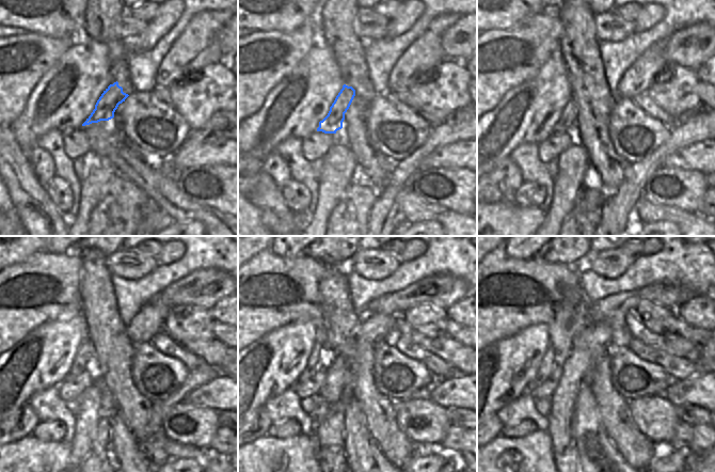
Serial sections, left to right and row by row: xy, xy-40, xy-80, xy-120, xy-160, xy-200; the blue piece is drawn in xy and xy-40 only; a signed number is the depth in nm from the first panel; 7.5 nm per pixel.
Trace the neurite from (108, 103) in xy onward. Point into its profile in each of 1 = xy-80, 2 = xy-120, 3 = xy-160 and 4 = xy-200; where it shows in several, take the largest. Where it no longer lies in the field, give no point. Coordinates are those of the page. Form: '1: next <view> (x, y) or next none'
1: next xy-80 (568, 122)
2: next xy-120 (86, 358)
3: next xy-160 (319, 359)
4: next xy-200 (544, 371)

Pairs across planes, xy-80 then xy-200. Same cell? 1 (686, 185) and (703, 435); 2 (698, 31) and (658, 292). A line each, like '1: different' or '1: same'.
1: different
2: same

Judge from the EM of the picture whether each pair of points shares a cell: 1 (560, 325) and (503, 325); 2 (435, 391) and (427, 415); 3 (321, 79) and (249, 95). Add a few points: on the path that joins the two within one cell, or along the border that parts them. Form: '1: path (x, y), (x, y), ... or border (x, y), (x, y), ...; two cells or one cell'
1: path (546, 316), (517, 316); one cell
2: border (428, 397), (446, 409); two cells
3: border (289, 75), (266, 96), (264, 104), (256, 112); two cells

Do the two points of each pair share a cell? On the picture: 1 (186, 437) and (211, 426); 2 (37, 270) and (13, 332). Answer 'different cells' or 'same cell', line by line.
1: same cell
2: same cell

